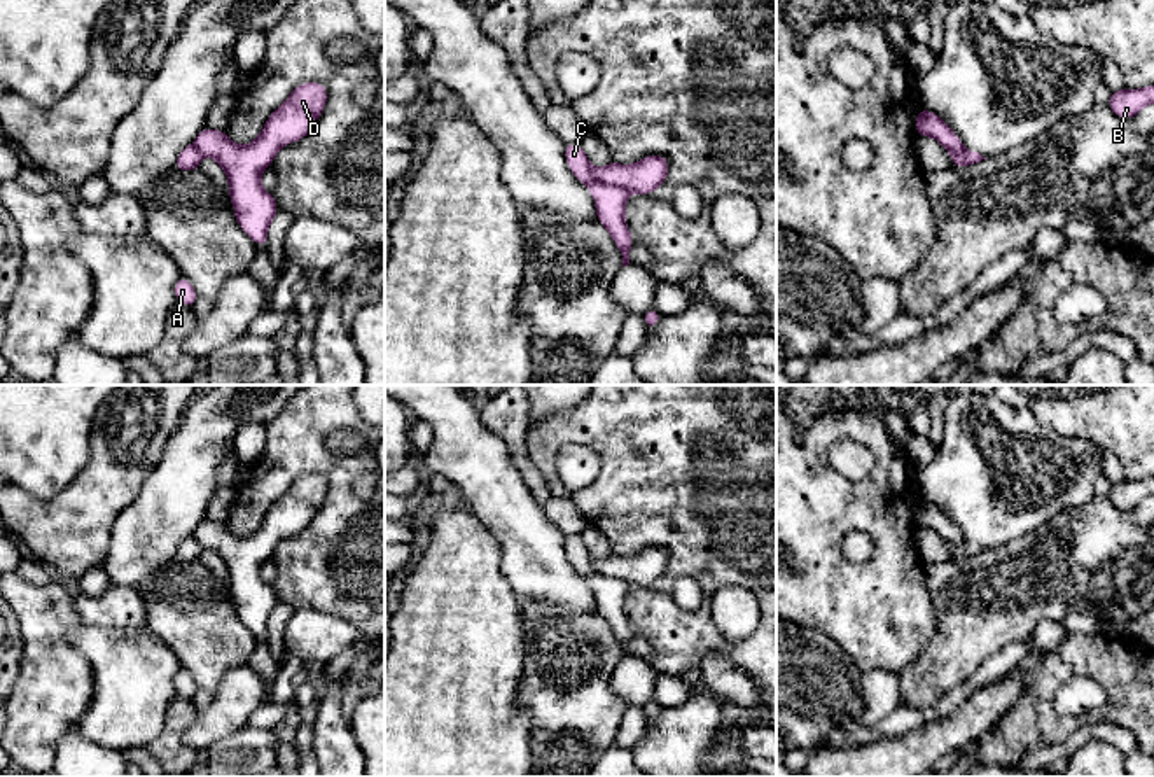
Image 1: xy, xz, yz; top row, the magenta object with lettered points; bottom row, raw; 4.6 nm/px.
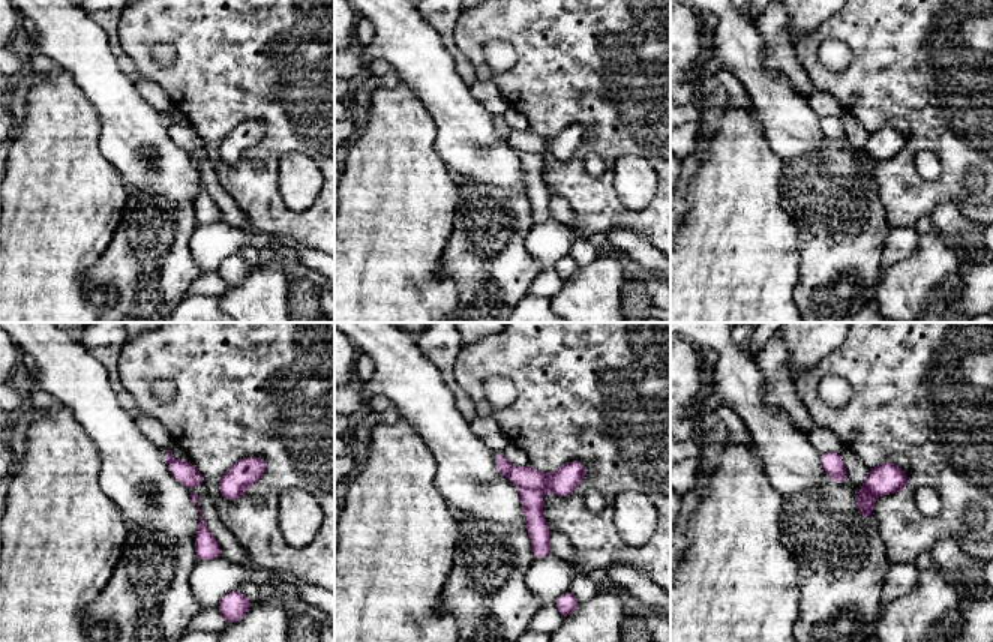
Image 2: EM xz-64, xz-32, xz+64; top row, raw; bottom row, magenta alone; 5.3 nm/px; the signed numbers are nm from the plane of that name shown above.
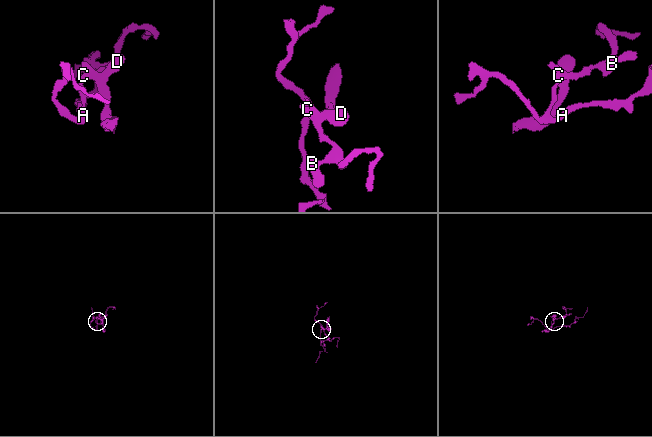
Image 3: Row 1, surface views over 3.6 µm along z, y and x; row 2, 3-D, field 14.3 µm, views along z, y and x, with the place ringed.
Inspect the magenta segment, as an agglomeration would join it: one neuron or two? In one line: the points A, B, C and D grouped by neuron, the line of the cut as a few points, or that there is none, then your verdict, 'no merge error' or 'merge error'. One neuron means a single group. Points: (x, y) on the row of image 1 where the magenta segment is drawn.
A B C / D; cut in xz along (591, 168), (595, 179), (616, 184), (628, 195); merge error

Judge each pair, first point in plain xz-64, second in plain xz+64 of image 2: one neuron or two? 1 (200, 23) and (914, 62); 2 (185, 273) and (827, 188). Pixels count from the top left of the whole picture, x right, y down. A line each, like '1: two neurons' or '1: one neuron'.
1: one neuron
2: one neuron

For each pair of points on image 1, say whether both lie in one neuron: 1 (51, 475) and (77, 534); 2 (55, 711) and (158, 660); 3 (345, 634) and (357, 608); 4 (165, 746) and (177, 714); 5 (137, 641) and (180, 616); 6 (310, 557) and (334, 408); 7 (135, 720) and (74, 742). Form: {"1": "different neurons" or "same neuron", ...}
{"1": "different neurons", "2": "different neurons", "3": "different neurons", "4": "same neuron", "5": "different neurons", "6": "same neuron", "7": "different neurons"}

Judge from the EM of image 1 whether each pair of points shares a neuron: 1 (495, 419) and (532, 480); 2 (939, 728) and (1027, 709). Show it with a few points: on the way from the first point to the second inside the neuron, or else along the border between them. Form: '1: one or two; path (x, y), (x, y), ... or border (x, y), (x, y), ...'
1: one; path (511, 434), (516, 440), (523, 464)
2: two; border (1020, 678), (1023, 693), (974, 744)

